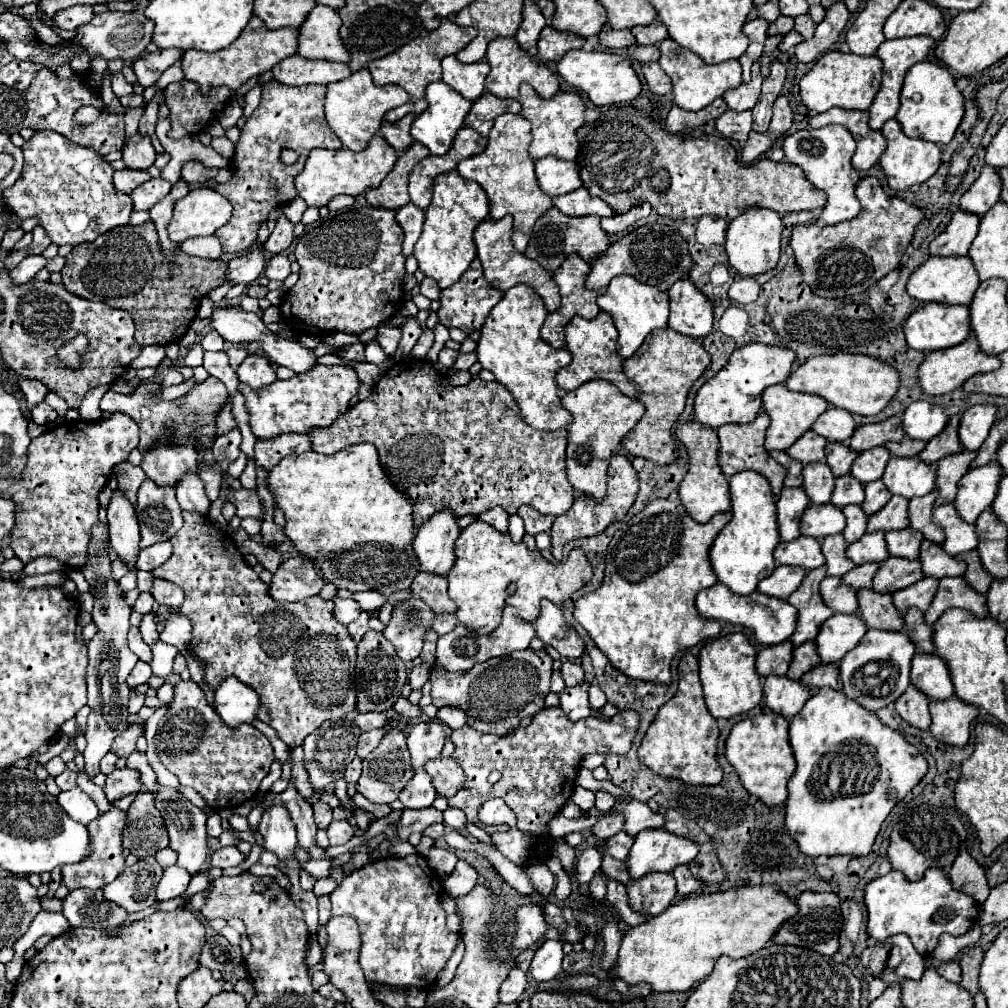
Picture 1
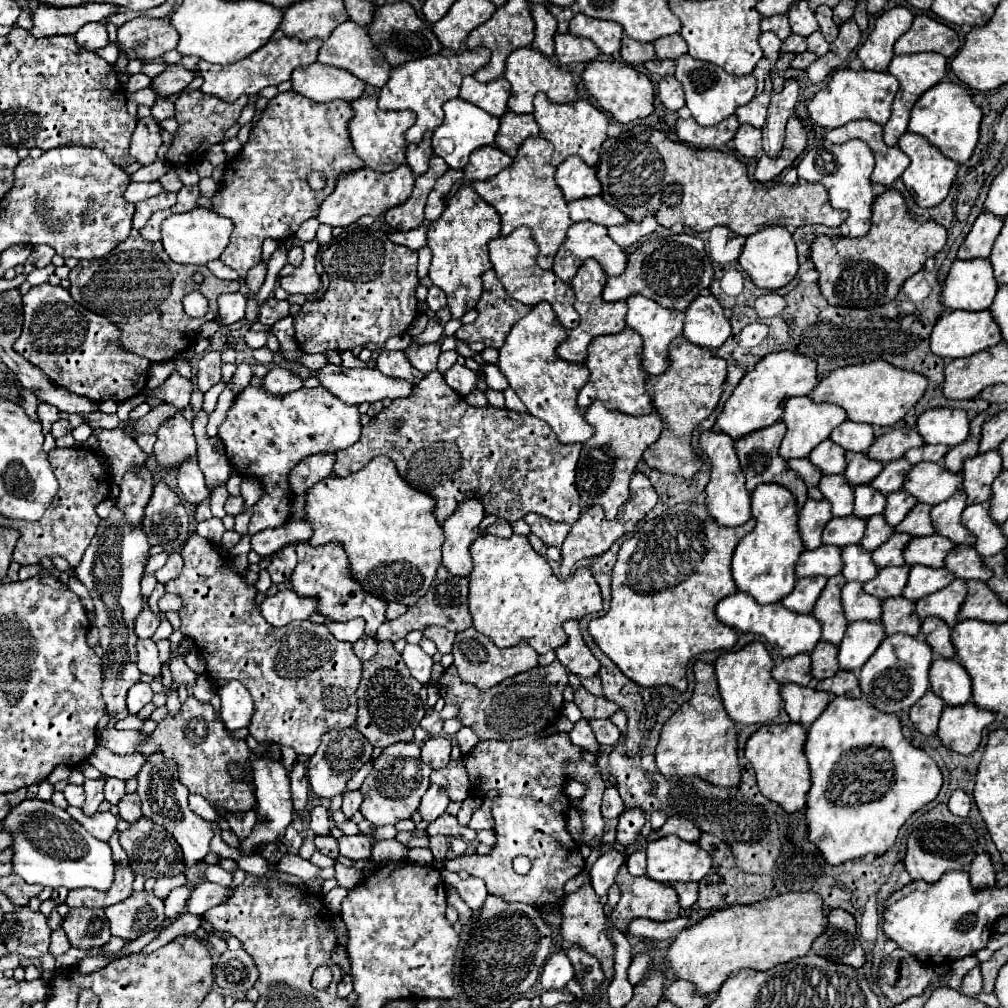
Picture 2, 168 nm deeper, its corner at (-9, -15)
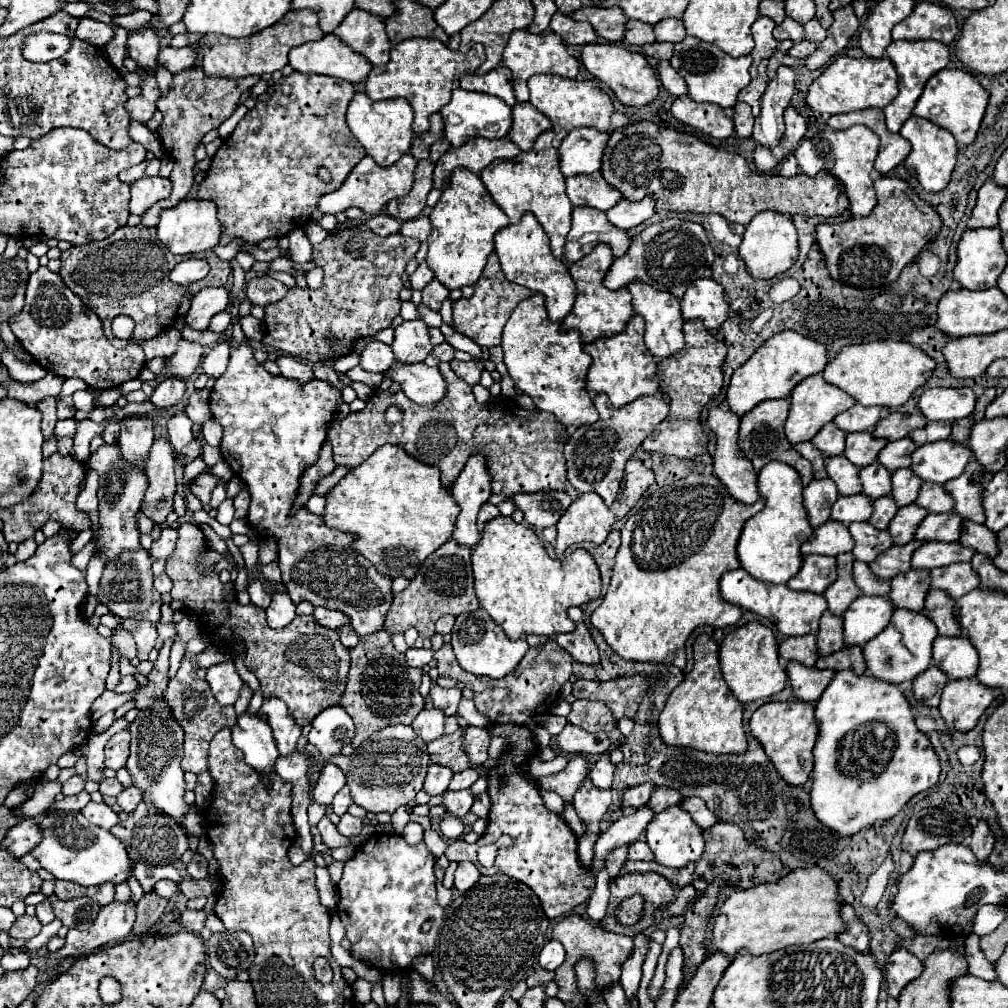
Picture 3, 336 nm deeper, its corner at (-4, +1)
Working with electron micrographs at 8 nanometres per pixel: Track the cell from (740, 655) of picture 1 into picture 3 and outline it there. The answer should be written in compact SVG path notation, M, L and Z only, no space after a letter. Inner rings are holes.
M760 622L744 624L726 634L720 644L720 670L728 688L742 704L770 698L786 686L786 670L780 668L774 632Z

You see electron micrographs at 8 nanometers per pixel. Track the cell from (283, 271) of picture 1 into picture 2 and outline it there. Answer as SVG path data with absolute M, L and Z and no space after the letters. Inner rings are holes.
M317 240L305 242L303 250L305 250L303 264L299 268L295 268L291 276L281 278L279 286L283 290L287 290L289 294L305 294L305 296L309 296L309 294L315 294L321 288L321 276L315 270L315 256L319 252L319 242Z

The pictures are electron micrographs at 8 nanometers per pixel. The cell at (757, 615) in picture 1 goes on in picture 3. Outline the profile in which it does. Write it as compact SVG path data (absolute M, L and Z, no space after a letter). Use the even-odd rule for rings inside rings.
M738 568L732 572L726 572L720 580L720 594L726 602L740 606L742 610L756 612L762 618L768 618L776 624L776 628L784 636L804 636L804 634L816 634L820 616L826 610L826 600L820 594L810 592L796 592L788 586L776 586L776 584L762 584L758 580L752 580L752 576Z

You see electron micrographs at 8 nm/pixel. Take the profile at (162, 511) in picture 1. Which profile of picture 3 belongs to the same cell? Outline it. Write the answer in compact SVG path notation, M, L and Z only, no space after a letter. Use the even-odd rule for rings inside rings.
M154 440L150 458L146 464L148 490L142 502L142 512L158 526L166 522L166 516L174 510L174 494L176 494L176 478L174 478L174 450L168 440Z

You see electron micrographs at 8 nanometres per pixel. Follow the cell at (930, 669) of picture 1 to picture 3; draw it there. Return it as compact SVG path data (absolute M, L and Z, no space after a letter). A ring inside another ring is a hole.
M938 636L934 640L934 664L950 678L950 680L962 680L972 678L978 668L978 652L970 644L968 638L946 638Z

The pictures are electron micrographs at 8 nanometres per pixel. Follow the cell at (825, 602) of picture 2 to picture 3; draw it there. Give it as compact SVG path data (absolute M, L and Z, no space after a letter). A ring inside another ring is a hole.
M850 552L836 556L836 572L838 572L836 582L824 590L828 610L834 616L842 616L846 608L860 596L860 590L852 582L852 564L854 564L854 556Z

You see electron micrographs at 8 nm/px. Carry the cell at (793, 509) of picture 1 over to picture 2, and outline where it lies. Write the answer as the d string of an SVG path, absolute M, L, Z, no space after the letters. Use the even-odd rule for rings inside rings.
M807 500L799 512L799 532L807 550L821 546L821 534L827 522L833 518L831 504L827 500Z

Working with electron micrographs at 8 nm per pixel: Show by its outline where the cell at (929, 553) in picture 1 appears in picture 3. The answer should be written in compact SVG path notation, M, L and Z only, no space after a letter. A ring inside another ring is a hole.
M970 520L962 522L962 532L960 532L960 540L958 542L964 544L966 548L972 548L974 552L980 552L980 554L988 556L990 560L998 552L996 534L990 532L984 524L974 524Z

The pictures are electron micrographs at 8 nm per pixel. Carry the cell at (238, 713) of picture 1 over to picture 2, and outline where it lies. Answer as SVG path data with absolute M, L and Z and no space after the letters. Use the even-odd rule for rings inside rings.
M229 682L219 688L221 698L221 720L227 730L239 730L249 726L253 716L253 700L249 690L241 682Z

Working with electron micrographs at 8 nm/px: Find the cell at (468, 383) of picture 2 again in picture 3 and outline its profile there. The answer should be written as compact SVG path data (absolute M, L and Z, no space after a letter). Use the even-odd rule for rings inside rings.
M450 360L450 368L456 372L458 378L462 378L466 384L478 384L480 382L480 372L484 370L480 360L474 362L462 362L462 360Z

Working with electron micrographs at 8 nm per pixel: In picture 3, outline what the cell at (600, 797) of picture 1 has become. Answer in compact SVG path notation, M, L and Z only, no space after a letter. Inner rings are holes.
M608 754L600 756L600 760L594 762L594 766L592 766L592 770L590 770L590 780L592 780L592 784L594 784L596 788L600 788L600 790L612 788L614 768L616 768L616 766L610 762Z

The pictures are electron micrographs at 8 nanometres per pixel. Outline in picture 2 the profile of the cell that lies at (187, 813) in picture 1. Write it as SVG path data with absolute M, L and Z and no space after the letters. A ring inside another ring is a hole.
M155 752L147 758L143 764L141 772L137 774L137 794L143 802L143 816L151 818L155 824L163 826L167 832L173 834L173 838L179 842L183 856L185 856L185 866L187 866L187 886L197 886L201 880L201 858L209 852L209 842L215 836L211 822L203 820L195 812L189 810L187 804L187 788L179 782L177 776L177 762L167 758L163 752Z

